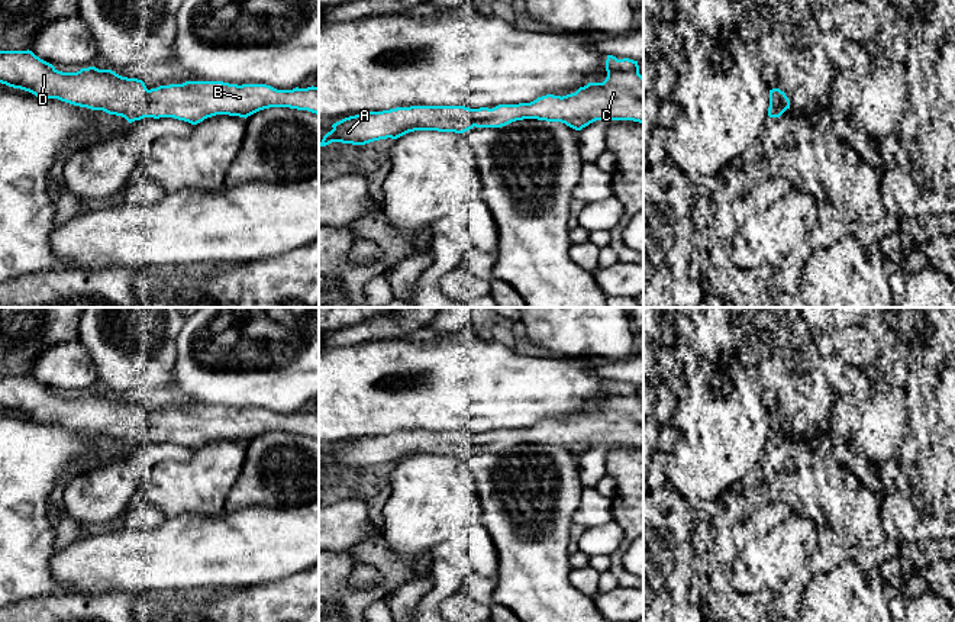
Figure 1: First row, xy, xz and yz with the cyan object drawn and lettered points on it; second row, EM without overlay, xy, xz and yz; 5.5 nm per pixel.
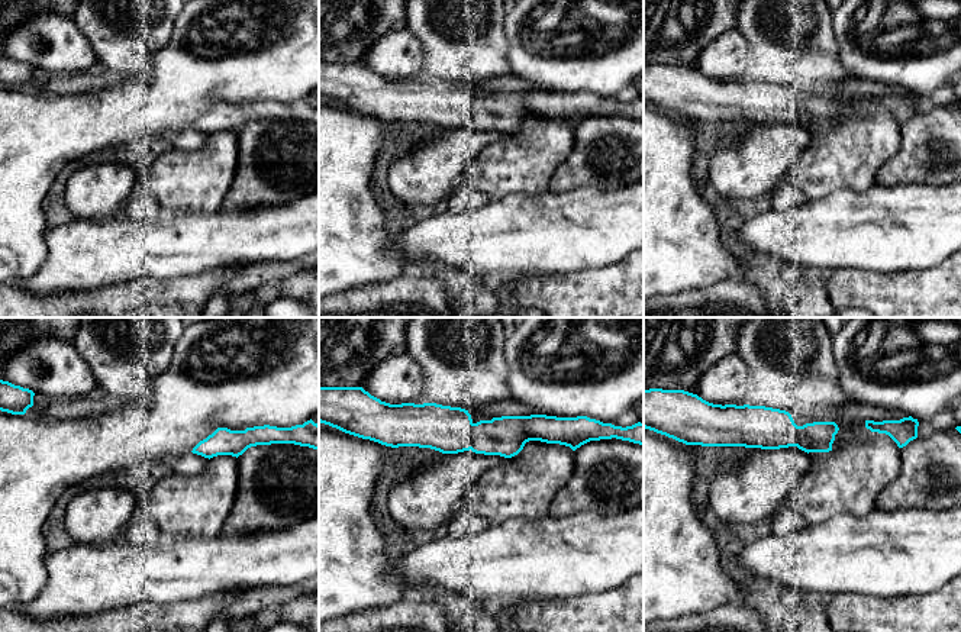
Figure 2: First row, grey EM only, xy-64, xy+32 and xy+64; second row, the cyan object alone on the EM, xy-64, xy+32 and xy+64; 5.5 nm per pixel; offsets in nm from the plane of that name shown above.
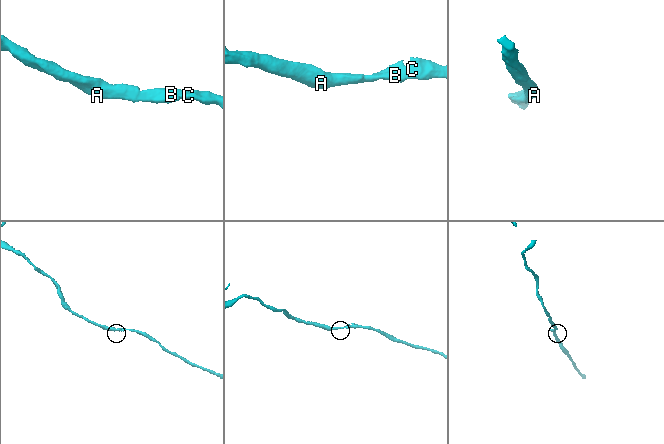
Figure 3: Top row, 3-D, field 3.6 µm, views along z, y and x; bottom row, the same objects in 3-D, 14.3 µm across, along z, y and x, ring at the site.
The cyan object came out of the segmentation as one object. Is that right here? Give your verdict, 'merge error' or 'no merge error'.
no merge error

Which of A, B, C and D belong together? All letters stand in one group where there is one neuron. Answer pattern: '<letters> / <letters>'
A B C D

